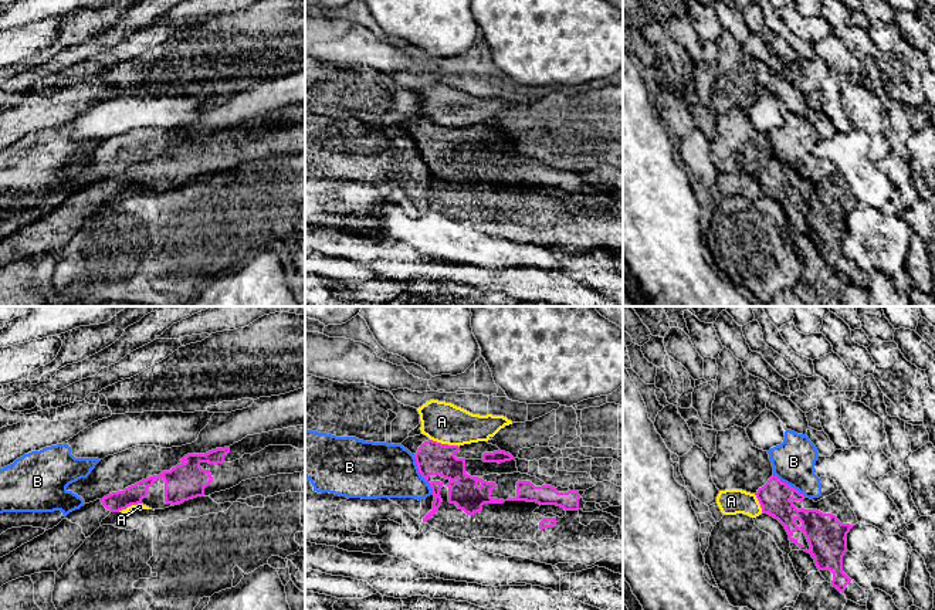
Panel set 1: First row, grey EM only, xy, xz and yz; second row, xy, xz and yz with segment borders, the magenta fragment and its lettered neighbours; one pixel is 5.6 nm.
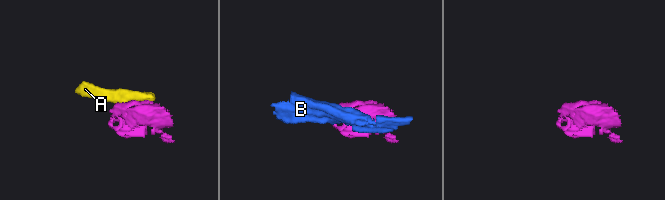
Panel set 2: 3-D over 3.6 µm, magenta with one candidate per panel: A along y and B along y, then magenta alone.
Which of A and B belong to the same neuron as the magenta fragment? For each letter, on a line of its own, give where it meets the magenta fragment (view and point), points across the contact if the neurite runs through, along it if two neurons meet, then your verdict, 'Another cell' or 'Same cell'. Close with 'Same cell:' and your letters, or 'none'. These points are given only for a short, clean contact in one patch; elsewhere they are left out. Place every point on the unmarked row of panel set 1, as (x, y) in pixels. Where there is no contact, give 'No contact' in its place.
A: Touches magenta at xz (444, 126). Boundary: xz (430, 121), (458, 129). Another cell
B: Touches magenta at xz (420, 155). Another cell
Same cell: none

